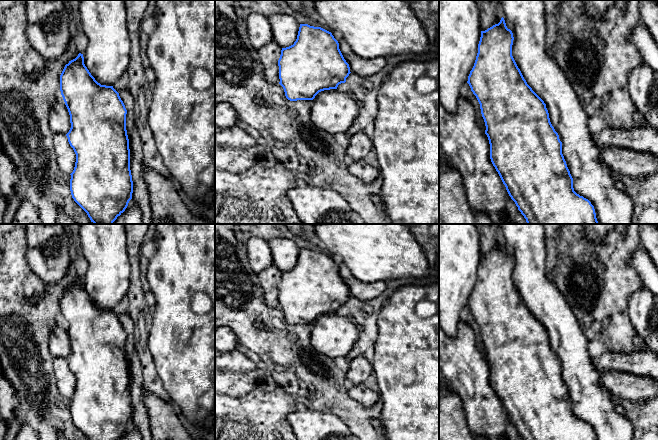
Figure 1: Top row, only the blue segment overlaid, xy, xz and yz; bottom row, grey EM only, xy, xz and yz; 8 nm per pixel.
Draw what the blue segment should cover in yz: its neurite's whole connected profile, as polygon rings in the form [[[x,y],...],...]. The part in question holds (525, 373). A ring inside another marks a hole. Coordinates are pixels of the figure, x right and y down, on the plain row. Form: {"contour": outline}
{"contour": [[[500,224],[502,242],[498,248],[481,255],[478,277],[467,307],[476,320],[485,346],[485,358],[490,368],[490,383],[506,414],[523,440],[633,440],[631,420],[616,411],[615,399],[600,385],[600,372],[588,352],[588,340],[571,310],[566,298],[547,277],[546,245],[543,224]]]}

